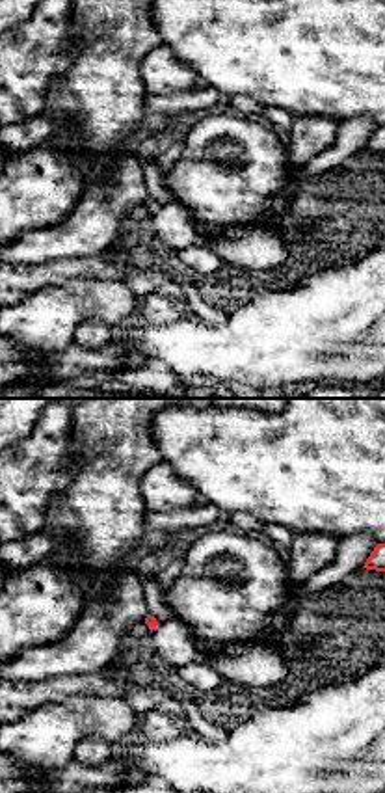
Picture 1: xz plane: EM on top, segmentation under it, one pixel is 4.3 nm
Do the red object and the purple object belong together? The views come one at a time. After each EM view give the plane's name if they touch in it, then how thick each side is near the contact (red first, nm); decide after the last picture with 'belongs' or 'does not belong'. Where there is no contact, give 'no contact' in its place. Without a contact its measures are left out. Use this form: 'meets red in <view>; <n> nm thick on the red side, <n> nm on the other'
meets red in xz; 50 nm thick on the red side, 20 nm on the other

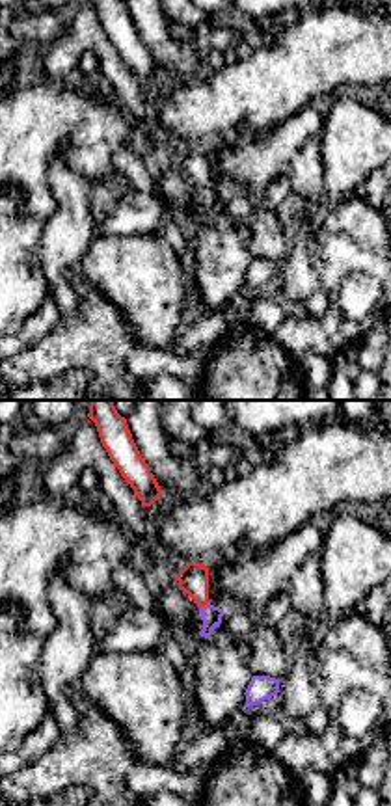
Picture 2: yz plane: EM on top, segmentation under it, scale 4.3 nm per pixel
meets red in yz; 130 nm thick on the red side, 90 nm on the other

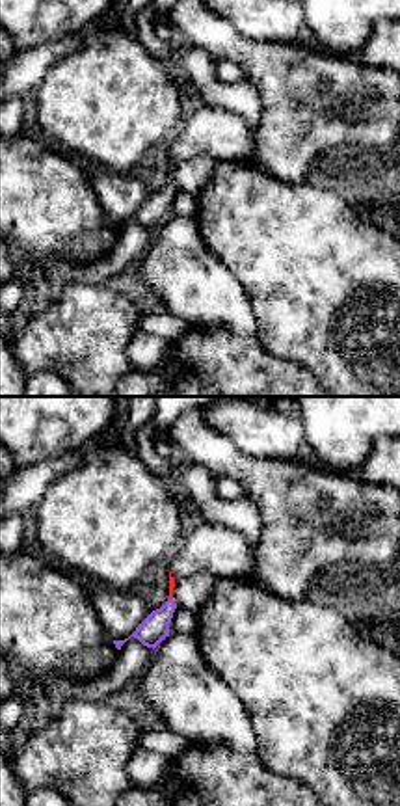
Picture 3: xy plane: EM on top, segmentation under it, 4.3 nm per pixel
meets red in xy; 30 nm thick on the red side, 120 nm on the other

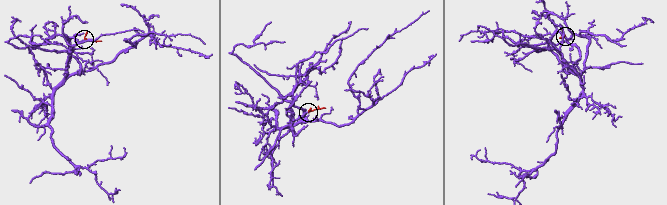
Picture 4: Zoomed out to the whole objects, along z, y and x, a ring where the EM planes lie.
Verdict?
belongs

